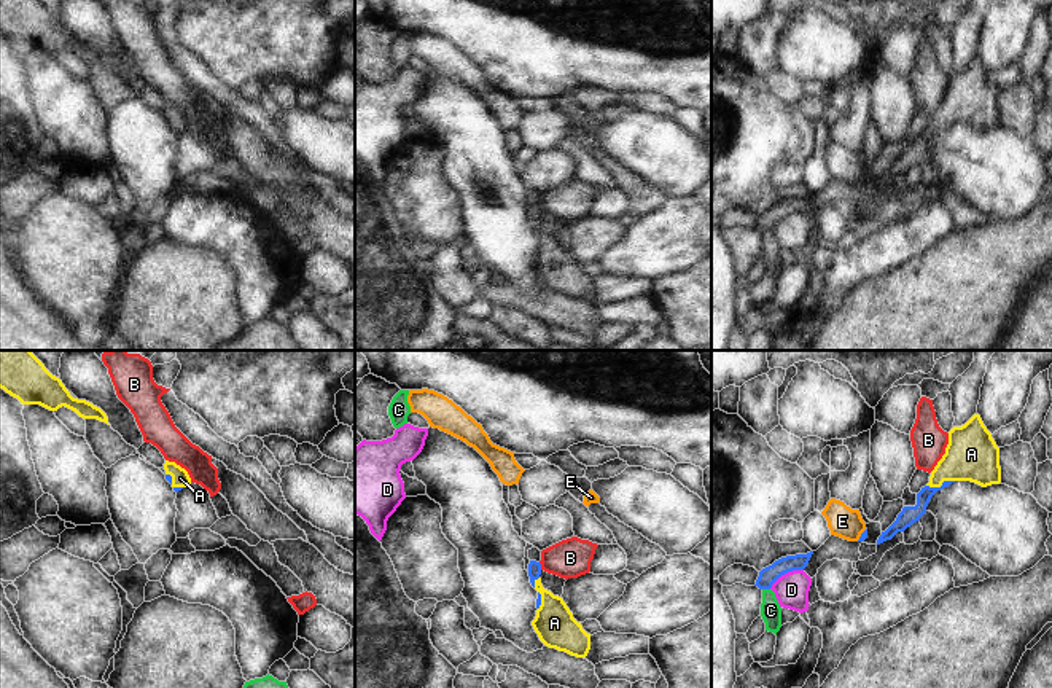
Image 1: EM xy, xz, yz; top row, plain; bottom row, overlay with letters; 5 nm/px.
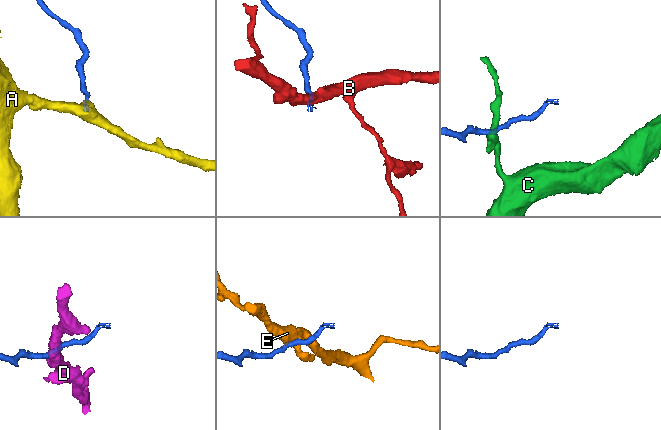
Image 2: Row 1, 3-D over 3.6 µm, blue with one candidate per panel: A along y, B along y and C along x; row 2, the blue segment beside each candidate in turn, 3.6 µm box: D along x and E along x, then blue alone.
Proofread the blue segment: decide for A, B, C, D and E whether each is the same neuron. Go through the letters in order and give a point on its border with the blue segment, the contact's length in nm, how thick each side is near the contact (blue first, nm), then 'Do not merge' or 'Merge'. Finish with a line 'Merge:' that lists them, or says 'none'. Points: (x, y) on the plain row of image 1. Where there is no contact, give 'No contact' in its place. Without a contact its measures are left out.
A: Touches blue at yz (941, 129). Shared border 150 nm. Thickness 90 nm (blue) against 260 nm. Merge
B: Touches blue at xz (540, 209). Shared border 40 nm. Thickness 60 nm (blue) against 200 nm. Do not merge
C: Touches blue at yz (766, 231). Shared border 40 nm. Thickness 90 nm (blue) against 110 nm. Do not merge
D: Touches blue at yz (785, 215). Shared border 200 nm. Thickness 90 nm (blue) against 180 nm. Do not merge
E: Touches blue at yz (861, 179). Shared border 80 nm. Thickness 40 nm (blue) against 160 nm. Do not merge
Merge: A.

